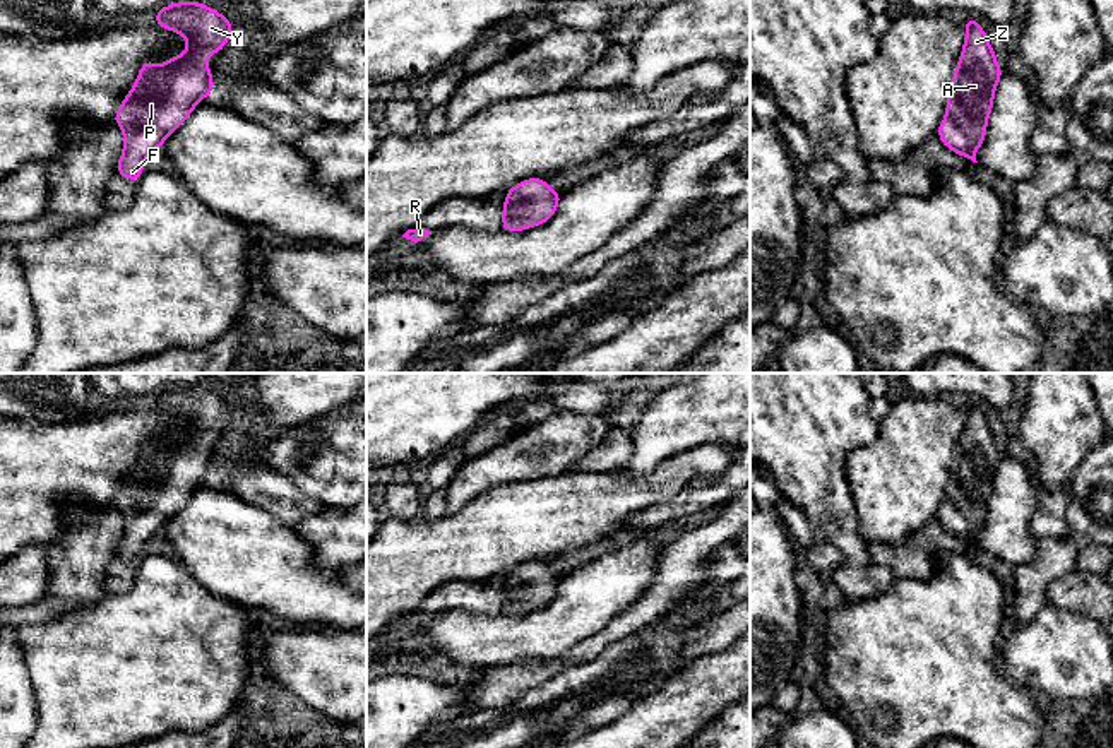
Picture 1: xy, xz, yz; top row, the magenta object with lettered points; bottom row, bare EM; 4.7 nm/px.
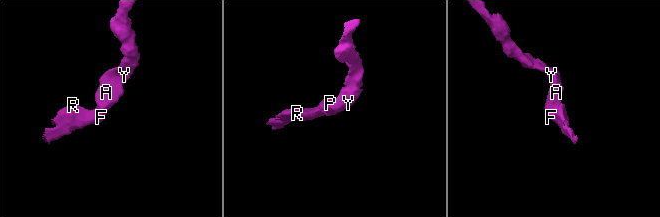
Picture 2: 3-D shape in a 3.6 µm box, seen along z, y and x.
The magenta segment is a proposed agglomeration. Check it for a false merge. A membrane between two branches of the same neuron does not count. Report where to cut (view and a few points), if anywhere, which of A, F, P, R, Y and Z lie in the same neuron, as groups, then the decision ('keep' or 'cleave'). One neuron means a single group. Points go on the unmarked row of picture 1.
no cut; A F P R Y Z; keep

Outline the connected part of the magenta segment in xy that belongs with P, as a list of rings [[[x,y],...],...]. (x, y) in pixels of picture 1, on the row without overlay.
[[[178,385],[163,390],[156,395],[154,407],[170,414],[182,416],[190,428],[185,438],[166,440],[166,448],[152,448],[146,442],[135,469],[116,493],[115,503],[123,514],[125,531],[116,548],[116,558],[139,565],[146,541],[156,534],[168,519],[176,514],[192,496],[193,490],[205,479],[214,476],[211,452],[205,448],[209,436],[219,436],[231,414],[233,407],[217,394],[202,389],[200,385]]]

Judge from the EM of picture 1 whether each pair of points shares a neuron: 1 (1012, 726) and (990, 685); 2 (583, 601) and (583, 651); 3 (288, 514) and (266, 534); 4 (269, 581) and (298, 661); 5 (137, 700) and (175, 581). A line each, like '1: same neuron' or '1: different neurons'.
1: same neuron
2: different neurons
3: different neurons
4: different neurons
5: same neuron

